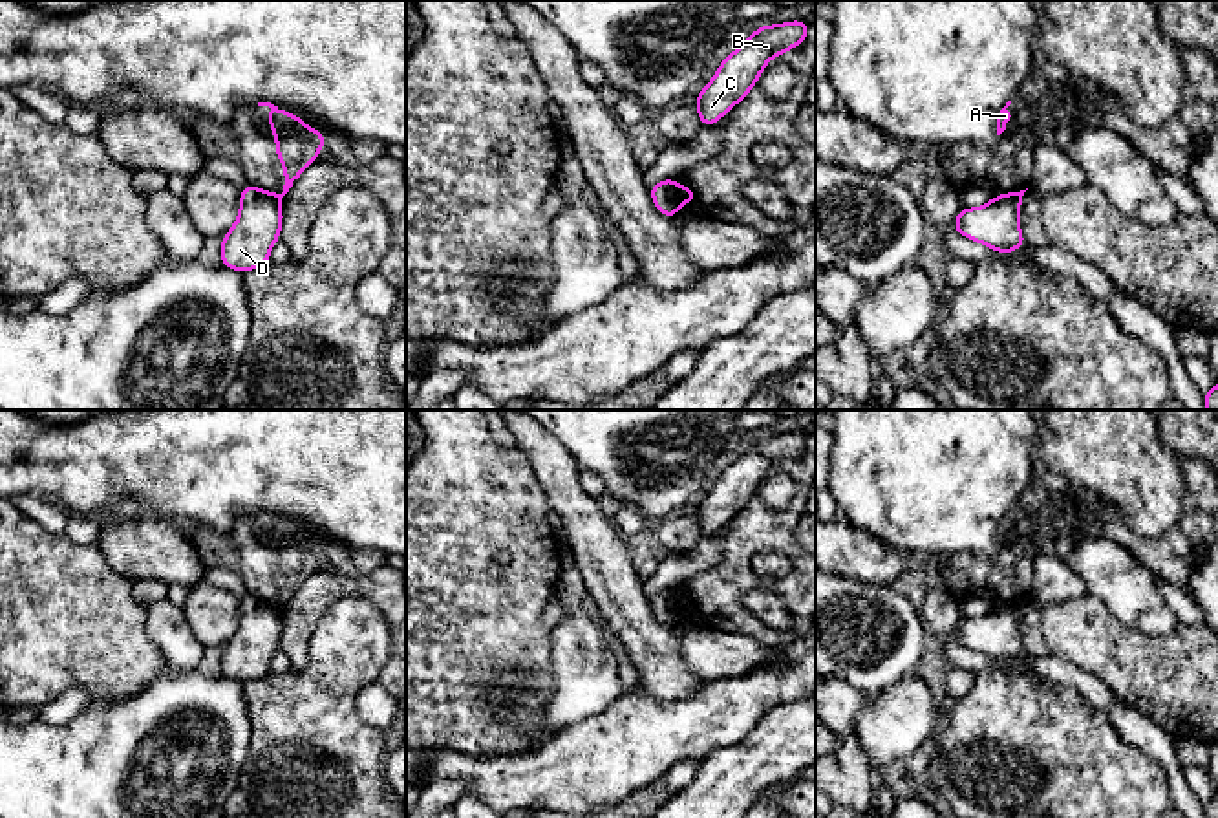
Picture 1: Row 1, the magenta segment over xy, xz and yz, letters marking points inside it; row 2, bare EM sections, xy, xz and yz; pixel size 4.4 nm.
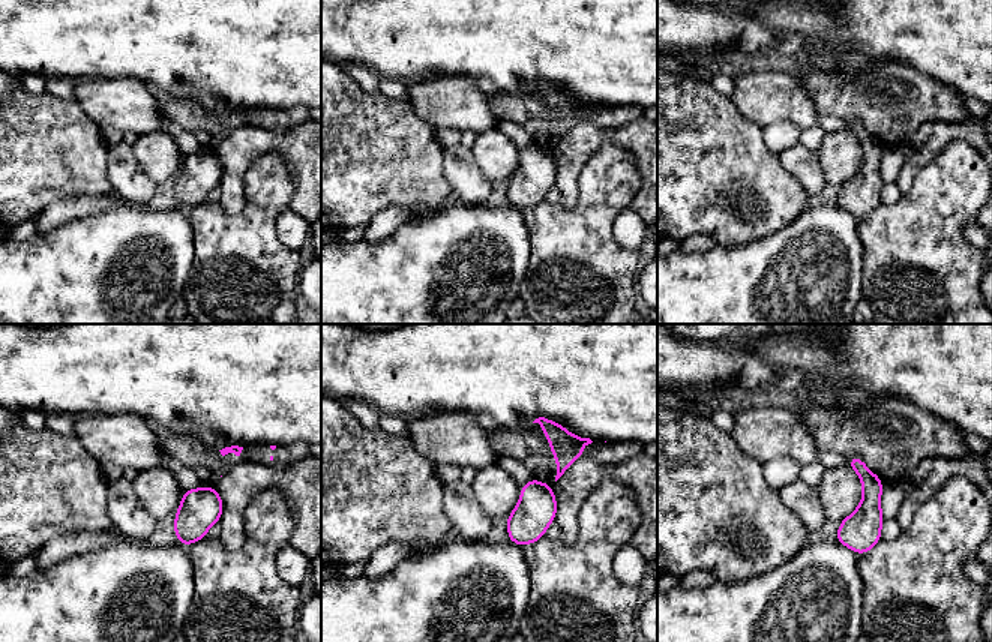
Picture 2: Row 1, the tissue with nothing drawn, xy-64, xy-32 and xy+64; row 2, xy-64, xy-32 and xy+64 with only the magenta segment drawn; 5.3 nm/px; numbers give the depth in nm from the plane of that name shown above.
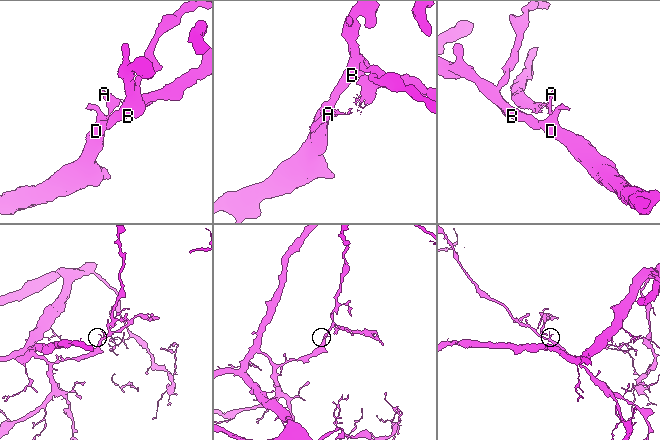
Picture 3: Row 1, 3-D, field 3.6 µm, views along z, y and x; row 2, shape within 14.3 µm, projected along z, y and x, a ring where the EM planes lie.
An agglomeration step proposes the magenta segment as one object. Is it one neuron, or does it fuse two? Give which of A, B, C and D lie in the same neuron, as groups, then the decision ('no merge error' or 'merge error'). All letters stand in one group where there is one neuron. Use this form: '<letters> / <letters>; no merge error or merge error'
A / B C D; merge error

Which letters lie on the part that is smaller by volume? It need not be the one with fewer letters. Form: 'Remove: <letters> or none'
Remove: A

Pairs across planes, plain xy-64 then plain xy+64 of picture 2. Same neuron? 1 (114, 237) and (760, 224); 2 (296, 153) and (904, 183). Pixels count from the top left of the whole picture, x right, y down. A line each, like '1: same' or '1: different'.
1: different
2: same

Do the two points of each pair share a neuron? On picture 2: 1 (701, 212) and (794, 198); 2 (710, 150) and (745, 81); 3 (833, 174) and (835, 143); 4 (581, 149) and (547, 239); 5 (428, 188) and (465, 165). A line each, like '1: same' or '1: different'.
1: same
2: different
3: same
4: different
5: different

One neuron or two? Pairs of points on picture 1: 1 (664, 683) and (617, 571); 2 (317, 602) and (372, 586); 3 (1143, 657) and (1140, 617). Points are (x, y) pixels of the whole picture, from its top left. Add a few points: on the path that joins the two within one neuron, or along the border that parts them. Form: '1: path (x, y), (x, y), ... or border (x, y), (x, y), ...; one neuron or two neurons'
1: path (664, 656), (633, 623), (620, 599); one neuron
2: path (330, 590), (359, 586); one neuron
3: border (1107, 606), (1149, 635), (1167, 635), (1178, 624); two neurons

